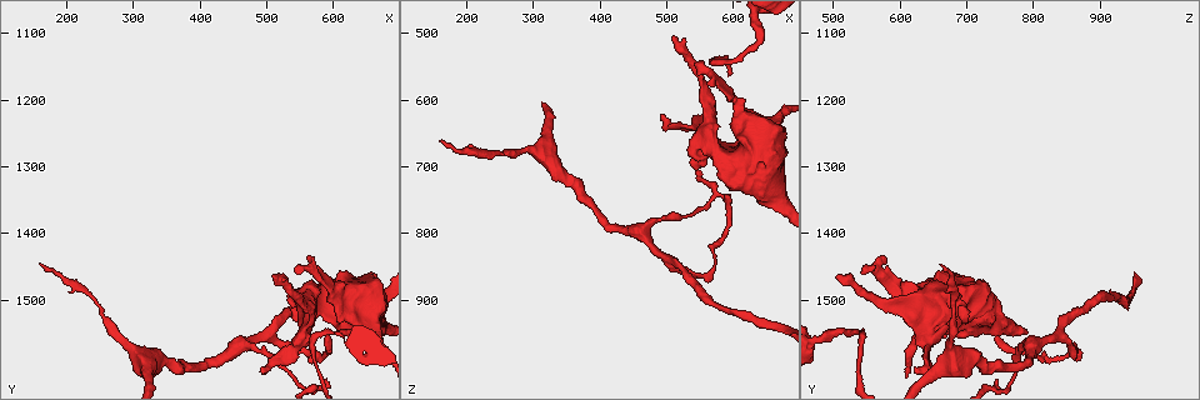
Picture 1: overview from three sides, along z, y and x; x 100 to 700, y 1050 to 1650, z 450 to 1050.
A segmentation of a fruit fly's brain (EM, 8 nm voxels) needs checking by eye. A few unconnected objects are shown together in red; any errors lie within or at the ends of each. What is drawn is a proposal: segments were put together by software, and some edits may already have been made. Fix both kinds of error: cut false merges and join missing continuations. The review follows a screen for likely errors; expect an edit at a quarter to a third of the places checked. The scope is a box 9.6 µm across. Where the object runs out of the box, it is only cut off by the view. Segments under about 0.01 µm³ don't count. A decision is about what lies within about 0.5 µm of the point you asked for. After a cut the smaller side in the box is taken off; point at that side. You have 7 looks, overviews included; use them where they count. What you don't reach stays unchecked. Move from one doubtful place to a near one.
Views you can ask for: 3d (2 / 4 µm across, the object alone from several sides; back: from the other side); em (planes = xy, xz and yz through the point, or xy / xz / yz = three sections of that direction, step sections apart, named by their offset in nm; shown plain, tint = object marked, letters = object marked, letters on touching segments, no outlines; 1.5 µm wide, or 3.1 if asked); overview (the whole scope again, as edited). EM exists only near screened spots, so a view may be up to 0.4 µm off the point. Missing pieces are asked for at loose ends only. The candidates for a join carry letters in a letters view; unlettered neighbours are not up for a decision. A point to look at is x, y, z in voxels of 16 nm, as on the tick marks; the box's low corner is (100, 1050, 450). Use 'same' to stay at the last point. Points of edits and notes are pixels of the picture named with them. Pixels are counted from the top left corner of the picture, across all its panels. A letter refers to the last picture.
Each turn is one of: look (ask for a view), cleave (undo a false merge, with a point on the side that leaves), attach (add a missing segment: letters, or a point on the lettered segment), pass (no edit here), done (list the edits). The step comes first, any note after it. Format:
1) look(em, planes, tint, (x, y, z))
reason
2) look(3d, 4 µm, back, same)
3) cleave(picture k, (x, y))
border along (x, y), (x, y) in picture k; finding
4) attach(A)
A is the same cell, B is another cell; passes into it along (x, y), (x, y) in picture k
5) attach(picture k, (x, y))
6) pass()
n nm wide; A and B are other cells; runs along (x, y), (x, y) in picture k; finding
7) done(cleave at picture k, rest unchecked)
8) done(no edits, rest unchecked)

look(3d, 4 µm, (615, 1490, 625))
sudden change in width

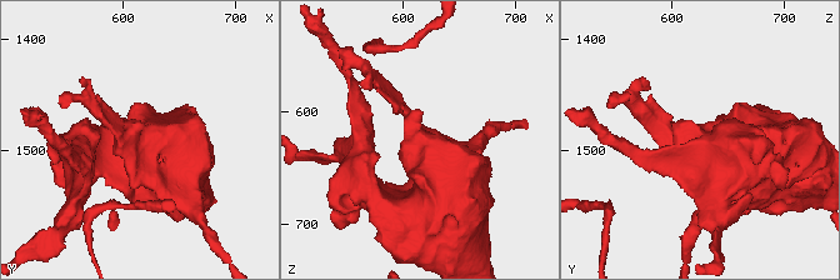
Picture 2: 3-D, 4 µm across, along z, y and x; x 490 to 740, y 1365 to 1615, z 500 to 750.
look(em, xz, step 4, tint, (610, 1490, 624))
shape alone is not enough

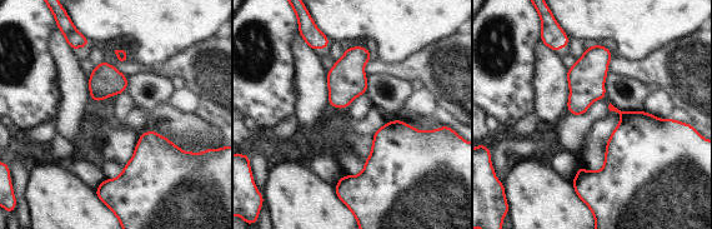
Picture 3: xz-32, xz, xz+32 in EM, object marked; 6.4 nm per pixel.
look(em, planes, letters, same)
another direction

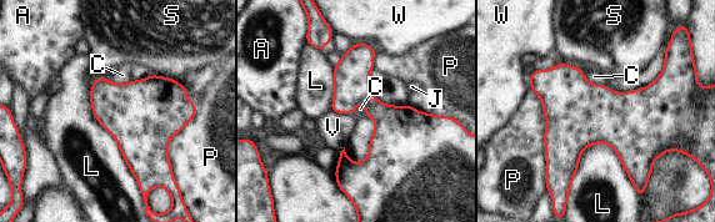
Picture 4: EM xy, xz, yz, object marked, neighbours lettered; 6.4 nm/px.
pass()
420 nm wide; A, C, J, L, P, S, V and W are other cells; one neuron here

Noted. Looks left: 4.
look(em, xy, step 8, tint, (490, 1605, 625))

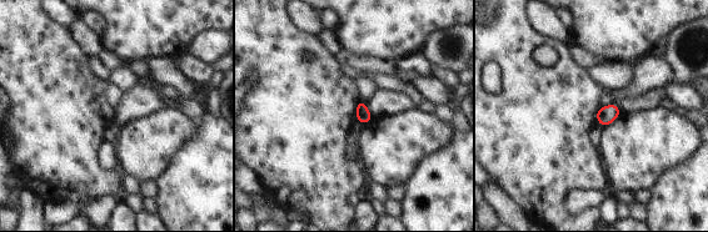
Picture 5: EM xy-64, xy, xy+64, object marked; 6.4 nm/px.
look(em, xy, step 8, letters, same)

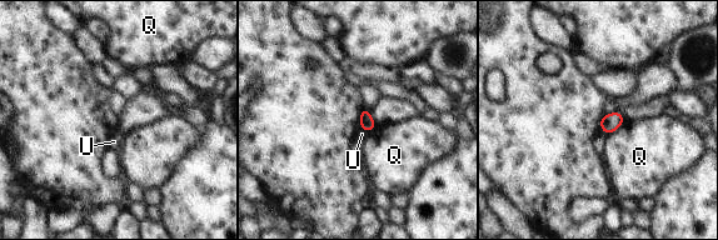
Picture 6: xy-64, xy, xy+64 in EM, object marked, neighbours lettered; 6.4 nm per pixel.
pass()
Q touches over 140 nm; Q and U are other cells; border along (360, 128), (367, 133) in picture 6; no lettered segment goes on from it

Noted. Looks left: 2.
look(3d, 2 µm, (505, 1465, 505))
branch stops here

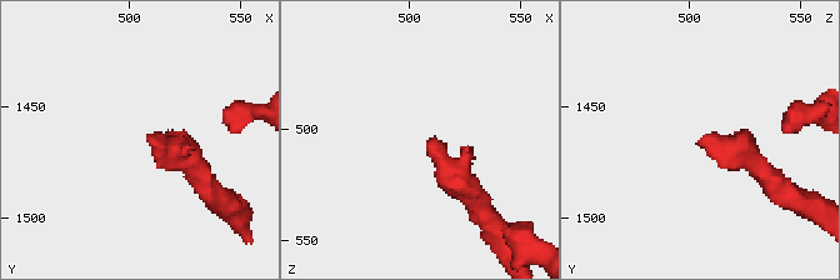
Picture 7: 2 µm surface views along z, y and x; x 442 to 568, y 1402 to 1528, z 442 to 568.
look(em, xz, step 8, letters, (509, 1466, 505))
need the tissue

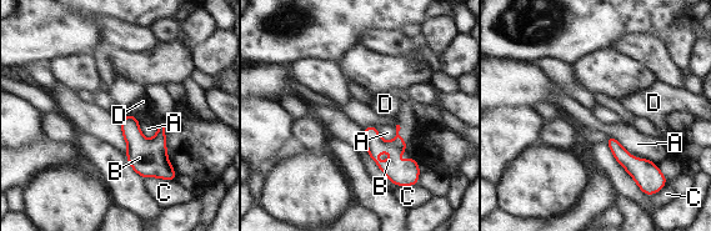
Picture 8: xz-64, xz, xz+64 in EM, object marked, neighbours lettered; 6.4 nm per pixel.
attach(picture 8, (382, 156))
B is the same cell, A, C and D are other cells; passes into it along (400, 172), (392, 160), (382, 156) in picture 8; the neuron continues

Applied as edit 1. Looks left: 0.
done(attach at picture 8, rest unchecked)

